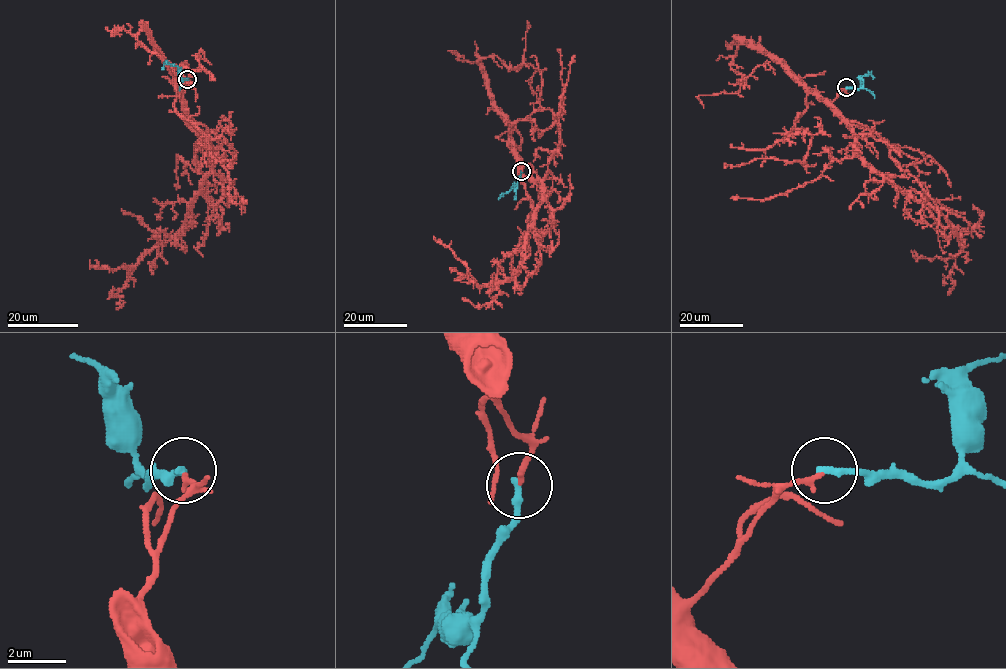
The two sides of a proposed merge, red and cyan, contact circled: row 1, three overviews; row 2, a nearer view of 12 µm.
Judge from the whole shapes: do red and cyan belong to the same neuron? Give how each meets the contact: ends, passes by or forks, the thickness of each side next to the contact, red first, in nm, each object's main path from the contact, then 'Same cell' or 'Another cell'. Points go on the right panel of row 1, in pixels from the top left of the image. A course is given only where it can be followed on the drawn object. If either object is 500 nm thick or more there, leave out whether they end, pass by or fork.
At the ring red ends. At the ring cyan ends. Thickness 180 nm (red) against 260 nm. Course of red: (846, 88), (832, 102), (857, 152), (929, 202), (958, 236), (953, 257), (929, 259), (910, 250). Course of cyan: (846, 87), (859, 89), (862, 77), (868, 72), (873, 79). Another cell

